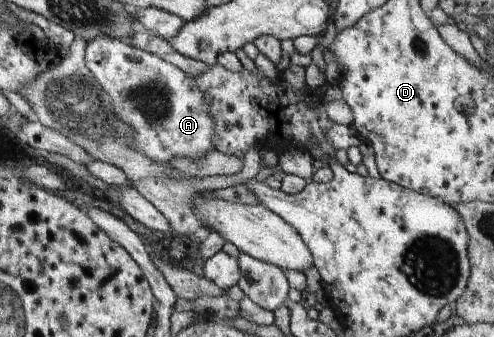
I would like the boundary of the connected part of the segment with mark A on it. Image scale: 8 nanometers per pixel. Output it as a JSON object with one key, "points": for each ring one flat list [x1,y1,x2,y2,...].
{"points":[[96,36,96,40,90,40,86,43,85,52,85,64,89,72,92,72,96,82,108,95,107,109,111,107,112,112,116,114,116,118,122,120,124,124,128,124,131,131,132,148,142,152,144,156,148,156,150,160,154,160,156,164,169,165,170,160,174,160,176,157,188,158,202,158,206,152,212,152,216,148,214,146,214,120,210,116,210,102,204,98,204,92,200,90,200,86,196,84,194,77,187,76,180,68,177,68,174,64,169,64,167,61,162,60,158,56,151,54,150,52,142,51,134,46,131,46,128,41,123,41,118,38,112,38,112,36]]}

